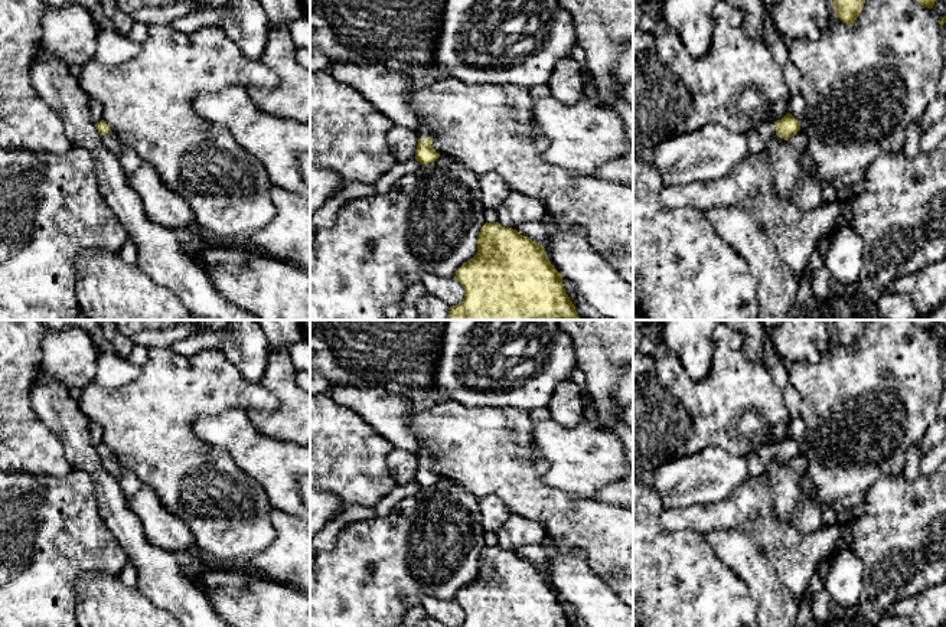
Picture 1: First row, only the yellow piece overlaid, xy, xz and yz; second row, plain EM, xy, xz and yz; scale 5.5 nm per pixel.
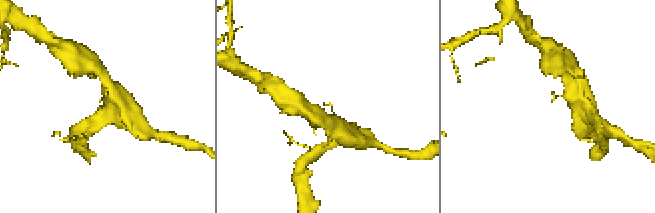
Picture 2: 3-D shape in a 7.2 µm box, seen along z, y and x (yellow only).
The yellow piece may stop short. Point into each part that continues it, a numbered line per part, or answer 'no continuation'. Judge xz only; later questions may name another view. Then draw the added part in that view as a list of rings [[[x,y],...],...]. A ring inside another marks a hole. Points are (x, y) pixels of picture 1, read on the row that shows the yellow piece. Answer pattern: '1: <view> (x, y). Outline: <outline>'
1: xz (423, 130). Outline: [[[418,124],[415,131],[421,140],[427,140],[428,137],[431,137],[430,128],[425,124]]]

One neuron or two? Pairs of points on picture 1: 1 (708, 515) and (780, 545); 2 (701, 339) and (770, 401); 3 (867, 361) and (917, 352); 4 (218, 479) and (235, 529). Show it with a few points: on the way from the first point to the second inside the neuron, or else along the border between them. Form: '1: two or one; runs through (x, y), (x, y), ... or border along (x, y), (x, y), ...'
1: one; runs through (726, 515), (750, 515), (763, 528)
2: two; border along (714, 340), (711, 369), (697, 381)
3: one; runs through (880, 361), (904, 361)
4: one; runs through (218, 492), (218, 502), (230, 516)

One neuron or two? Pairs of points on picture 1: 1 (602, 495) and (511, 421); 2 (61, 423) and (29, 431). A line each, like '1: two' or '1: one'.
1: two
2: two

